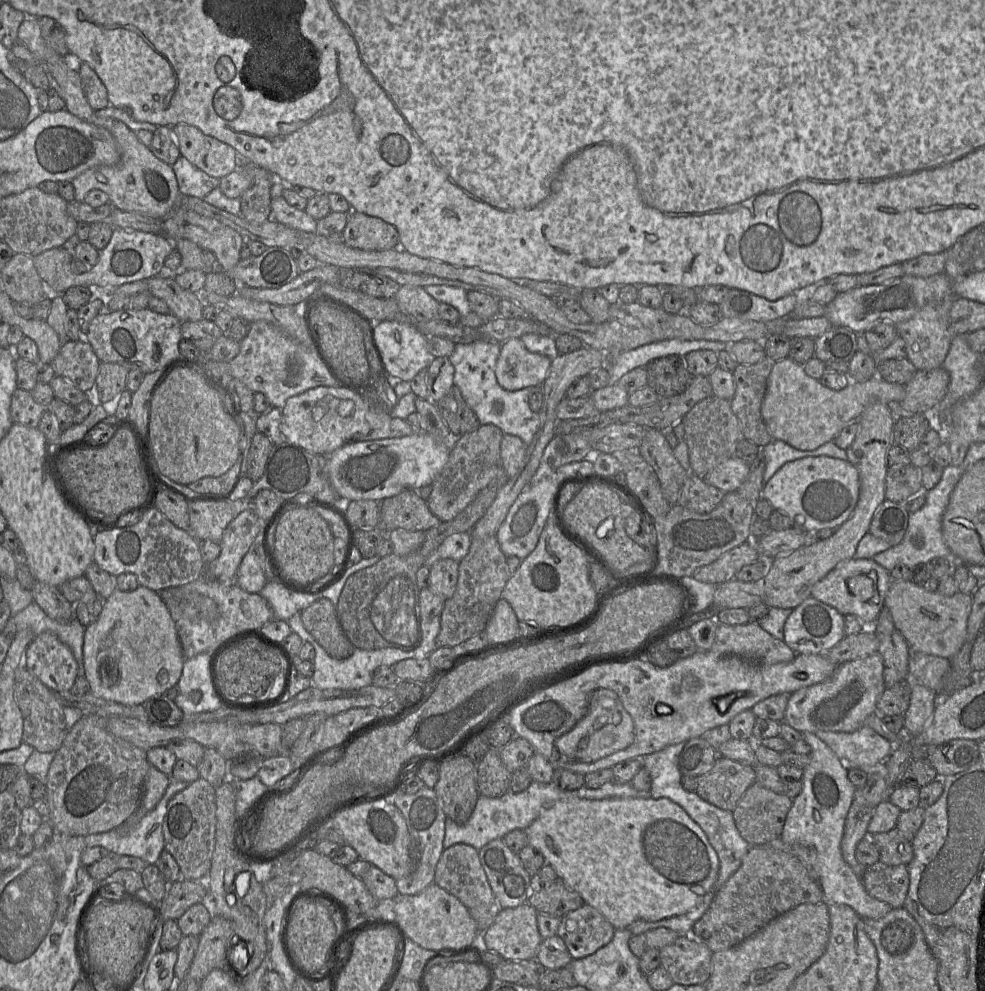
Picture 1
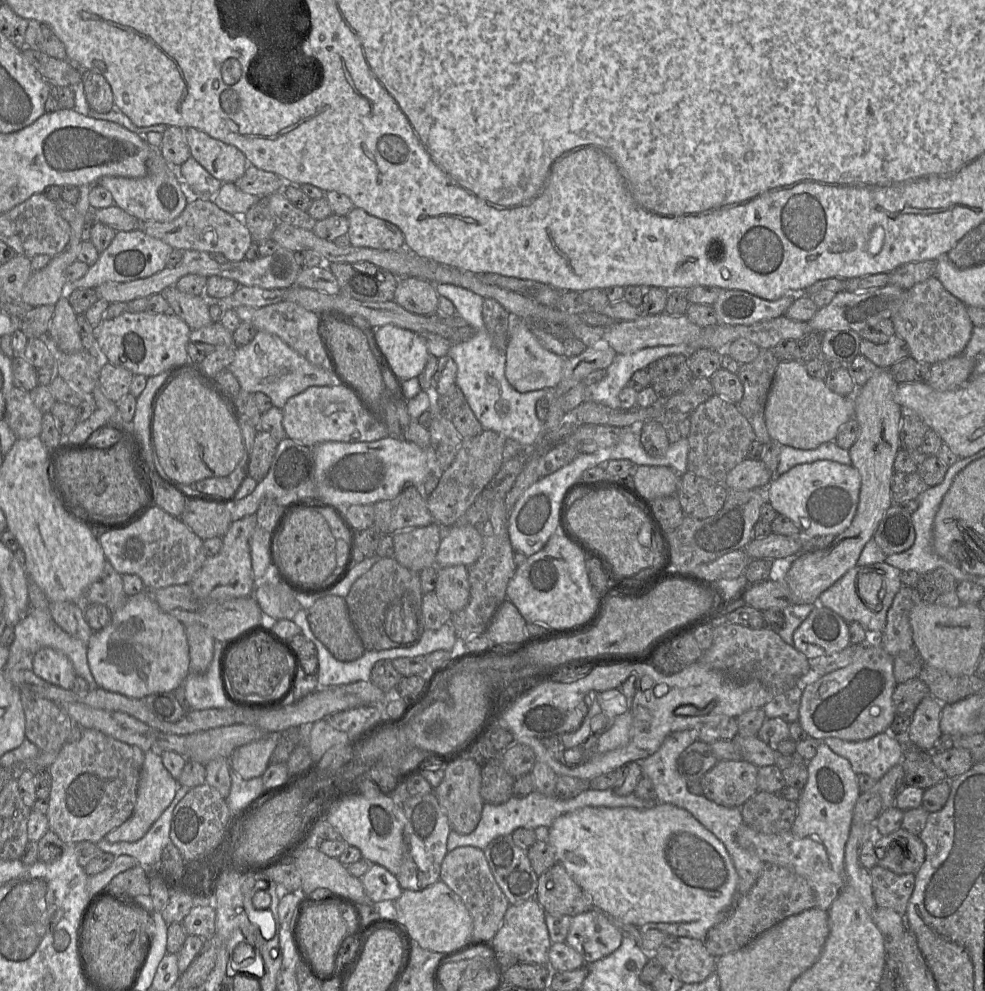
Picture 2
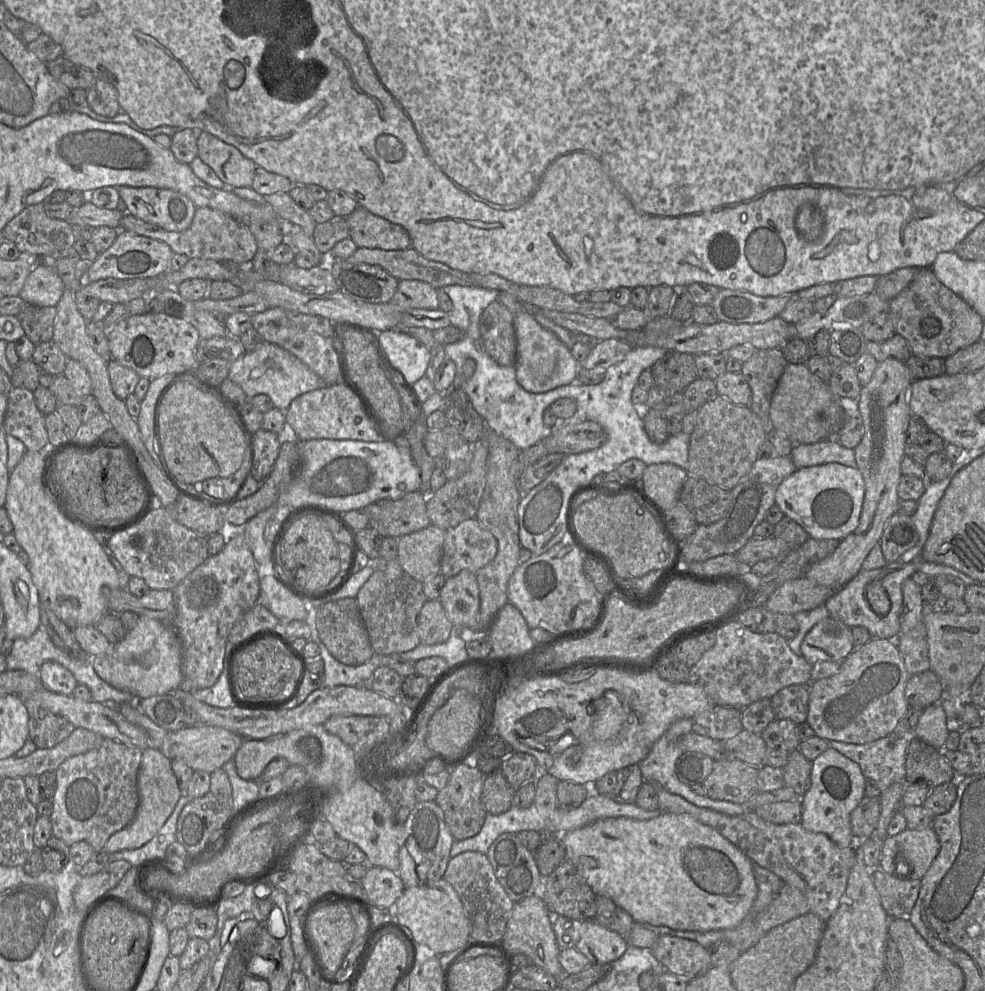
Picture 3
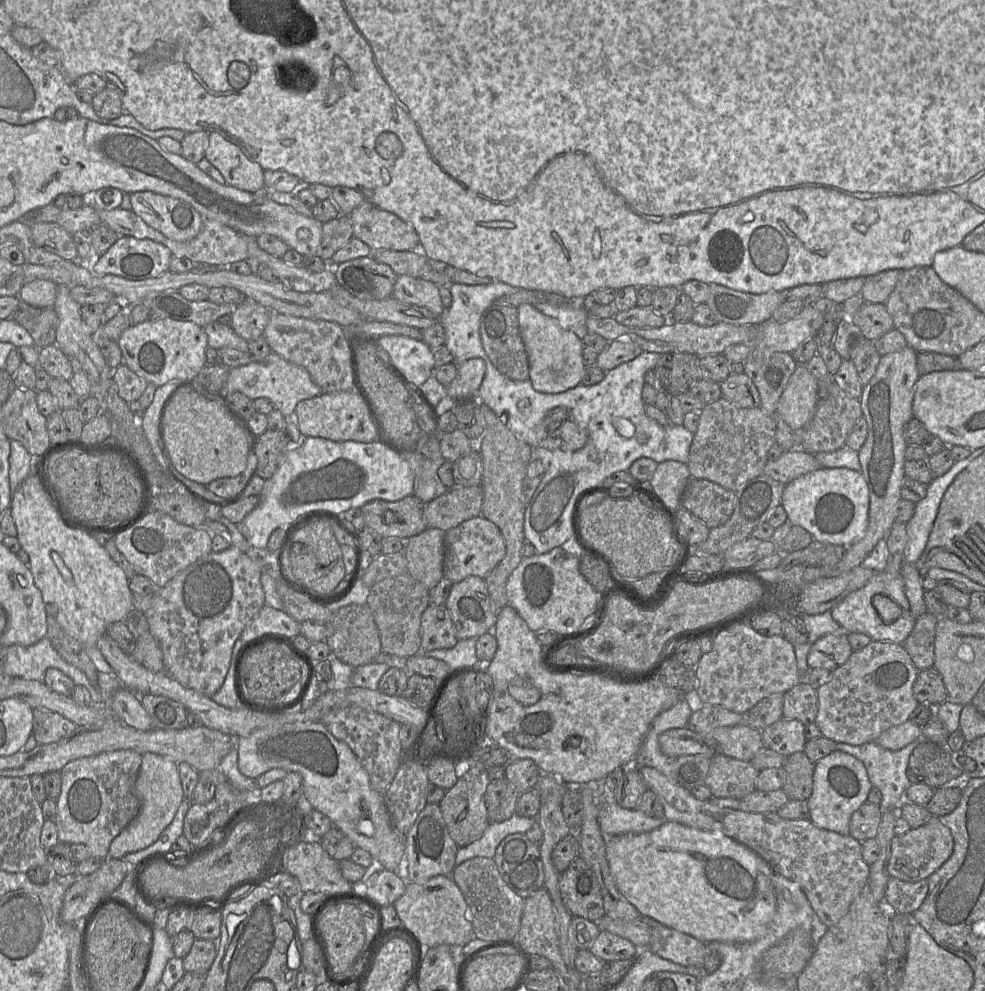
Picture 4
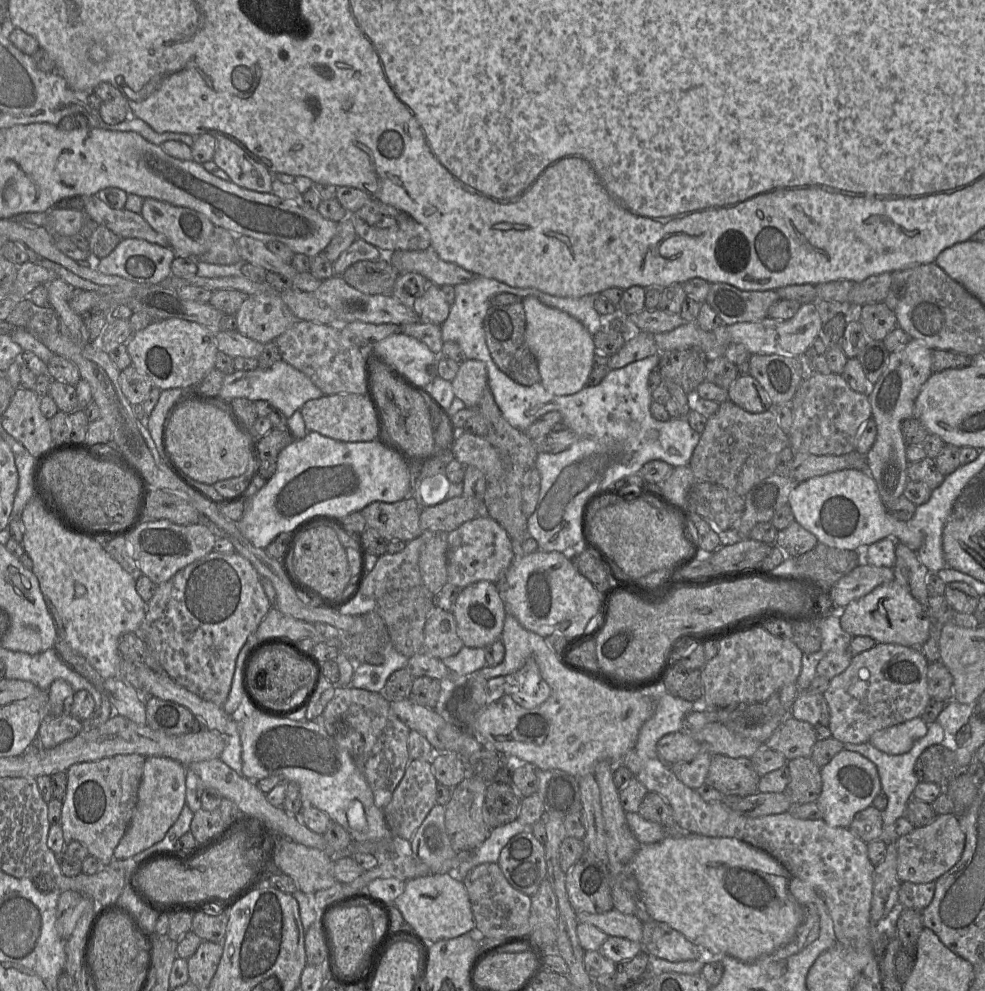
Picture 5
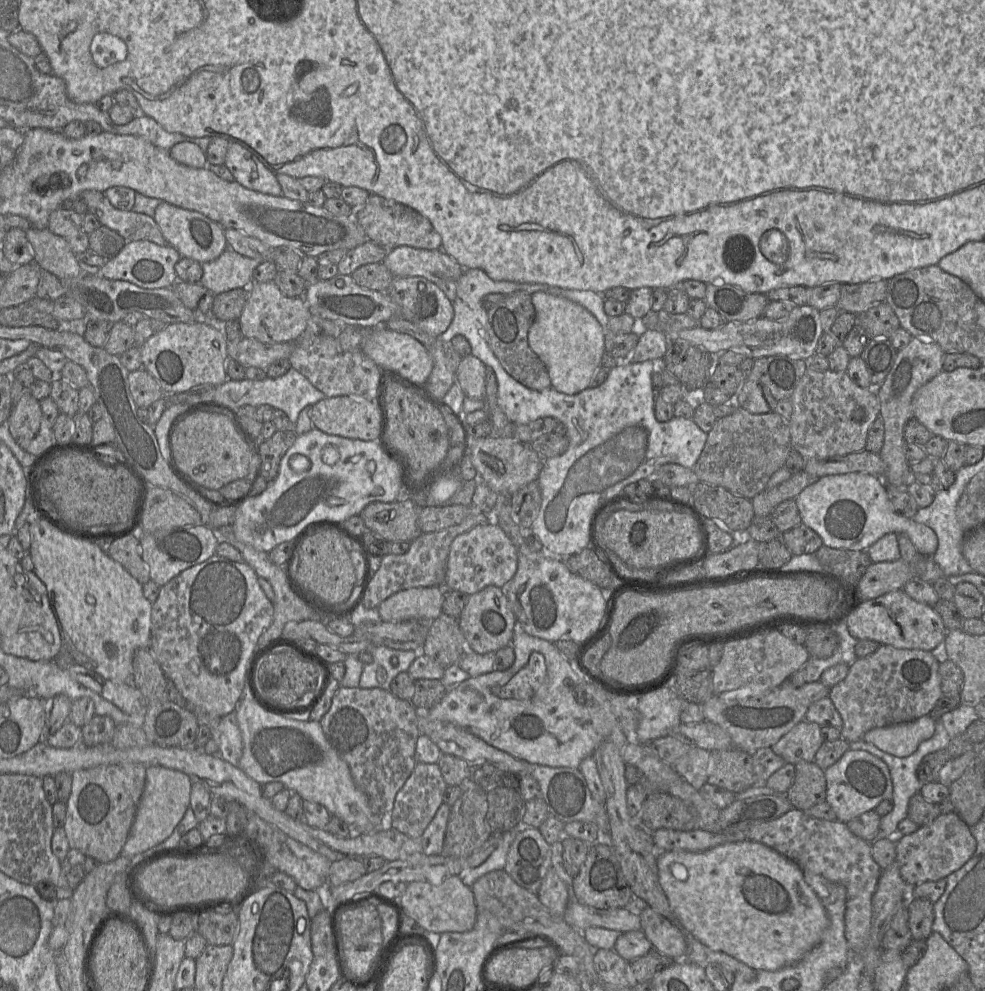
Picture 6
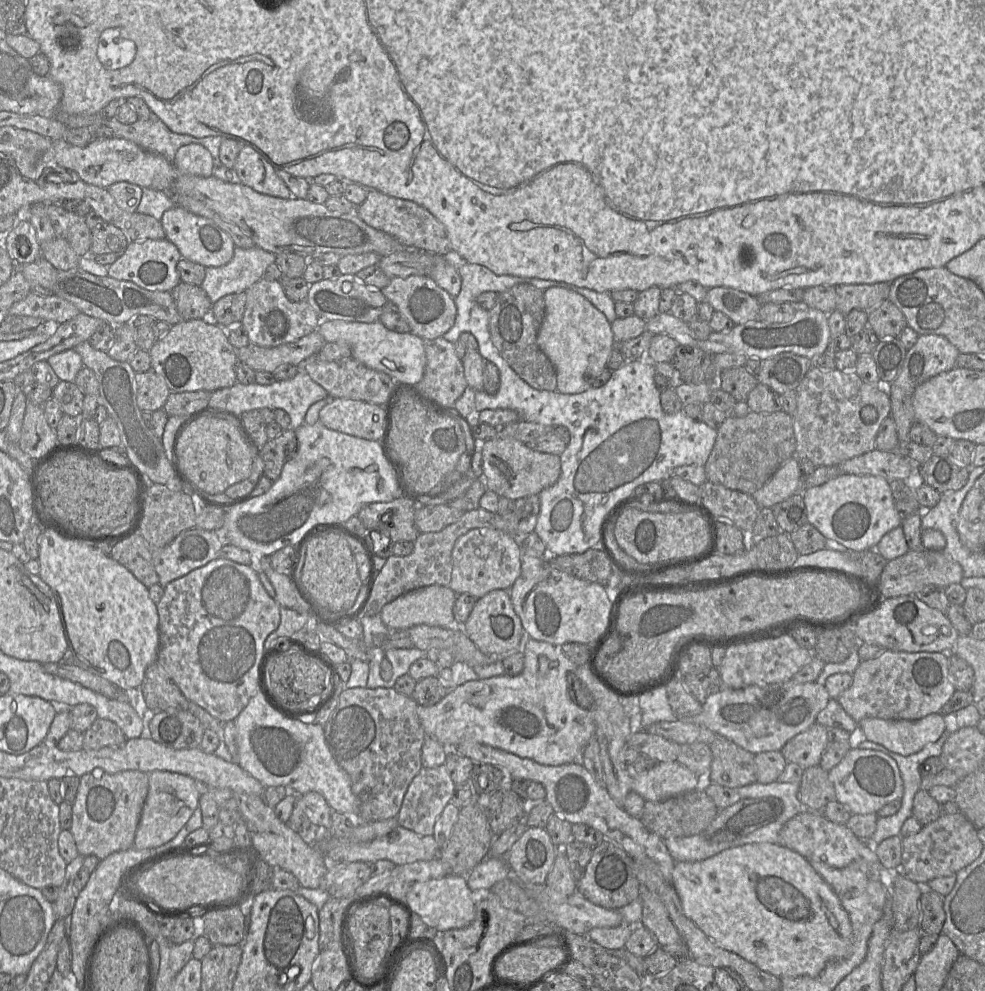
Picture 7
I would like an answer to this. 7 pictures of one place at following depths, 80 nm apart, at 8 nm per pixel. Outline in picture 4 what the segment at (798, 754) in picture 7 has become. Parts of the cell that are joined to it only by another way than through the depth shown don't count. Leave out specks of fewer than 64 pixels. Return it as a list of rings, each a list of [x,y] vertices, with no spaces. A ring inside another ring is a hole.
[[[781,718],[760,733],[766,748],[788,757],[796,752],[804,752],[804,729],[805,725],[796,719]]]

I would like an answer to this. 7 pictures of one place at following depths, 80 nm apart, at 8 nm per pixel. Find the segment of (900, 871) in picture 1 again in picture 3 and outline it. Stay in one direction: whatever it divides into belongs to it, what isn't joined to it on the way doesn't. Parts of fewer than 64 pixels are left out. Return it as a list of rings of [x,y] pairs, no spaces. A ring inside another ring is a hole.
[[[879,867],[870,870],[881,904],[890,918],[908,916],[919,895],[921,879],[900,878]]]

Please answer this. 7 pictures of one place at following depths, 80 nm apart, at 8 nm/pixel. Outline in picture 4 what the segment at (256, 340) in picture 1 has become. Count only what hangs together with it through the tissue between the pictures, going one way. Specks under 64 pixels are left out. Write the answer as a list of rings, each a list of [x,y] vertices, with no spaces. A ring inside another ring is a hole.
[[[273,351],[262,362],[252,361],[244,366],[231,368],[222,392],[226,396],[231,392],[241,392],[252,400],[268,398],[285,417],[294,415],[295,407],[300,401],[324,393],[304,367],[285,360]]]

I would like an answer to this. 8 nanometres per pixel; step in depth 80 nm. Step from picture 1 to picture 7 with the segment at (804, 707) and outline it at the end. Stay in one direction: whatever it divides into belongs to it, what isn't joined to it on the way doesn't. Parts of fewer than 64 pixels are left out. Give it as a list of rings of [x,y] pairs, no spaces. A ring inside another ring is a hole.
[[[885,649],[879,656],[862,661],[850,687],[837,702],[857,723],[865,718],[916,721],[939,713],[956,691],[948,675],[948,653],[899,652]]]

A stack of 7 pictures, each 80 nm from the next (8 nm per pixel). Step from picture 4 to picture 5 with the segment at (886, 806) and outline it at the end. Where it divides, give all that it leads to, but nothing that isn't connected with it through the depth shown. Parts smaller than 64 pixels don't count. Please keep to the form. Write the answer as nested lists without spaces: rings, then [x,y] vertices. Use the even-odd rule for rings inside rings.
[[[934,721],[932,724],[928,725],[927,733],[924,737],[917,740],[911,750],[905,754],[900,755],[889,755],[886,754],[877,748],[875,748],[870,743],[862,743],[862,744],[850,744],[846,743],[843,745],[843,749],[851,752],[856,752],[868,760],[870,760],[877,768],[878,775],[881,782],[882,793],[887,796],[887,807],[883,810],[882,813],[882,835],[879,838],[880,840],[885,841],[887,844],[896,840],[896,834],[894,832],[894,823],[895,821],[905,816],[905,810],[907,807],[907,803],[912,798],[913,791],[916,785],[919,783],[915,773],[914,766],[917,758],[921,755],[921,753],[928,748],[929,746],[935,744],[947,743],[949,741],[949,737],[945,735],[943,728]]]

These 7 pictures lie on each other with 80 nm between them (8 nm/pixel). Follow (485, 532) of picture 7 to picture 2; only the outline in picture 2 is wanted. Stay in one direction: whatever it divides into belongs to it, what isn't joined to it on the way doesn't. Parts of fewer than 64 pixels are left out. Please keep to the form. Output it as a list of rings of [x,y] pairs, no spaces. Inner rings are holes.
[[[473,525],[452,526],[444,529],[436,555],[436,566],[471,566],[481,556],[483,540]]]

